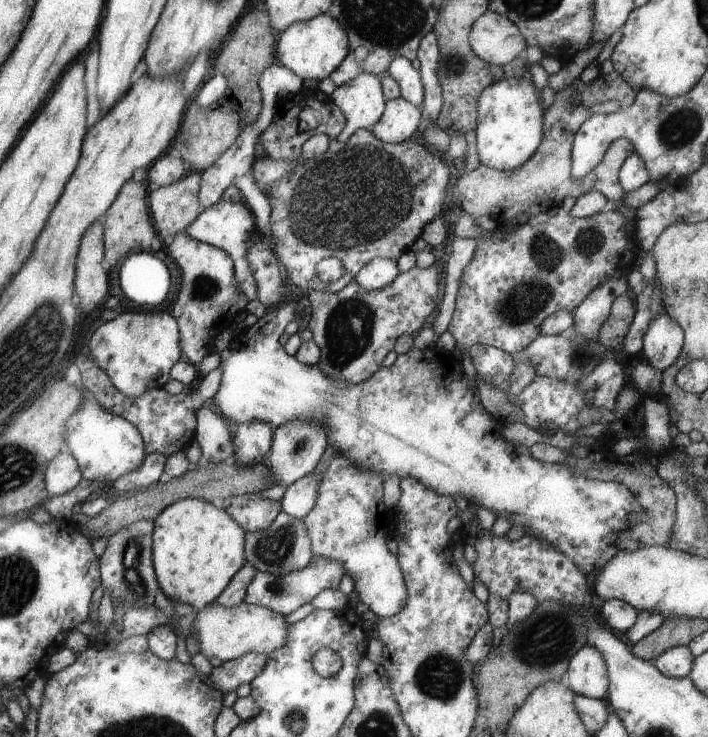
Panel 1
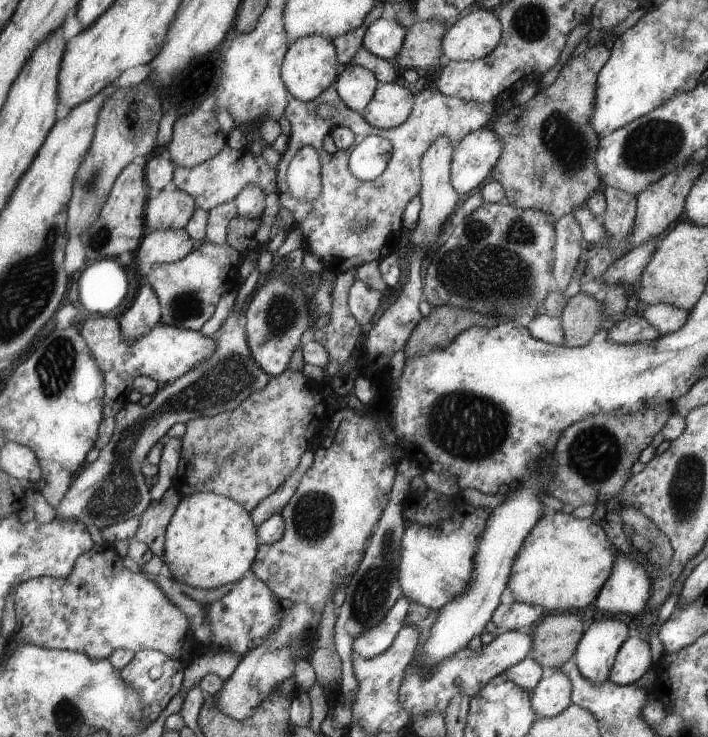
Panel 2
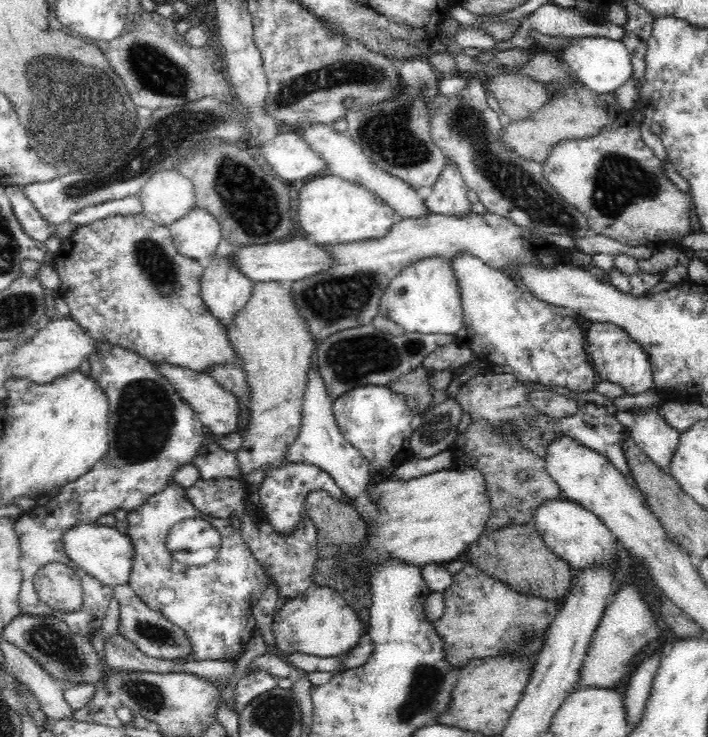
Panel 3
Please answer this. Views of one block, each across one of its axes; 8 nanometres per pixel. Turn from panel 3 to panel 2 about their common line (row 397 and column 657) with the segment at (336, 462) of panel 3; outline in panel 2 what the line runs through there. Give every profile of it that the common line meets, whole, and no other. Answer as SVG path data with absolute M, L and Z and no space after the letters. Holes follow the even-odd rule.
M666 303L650 304L643 314L643 317L663 335L679 331L690 316L691 313L687 309Z

